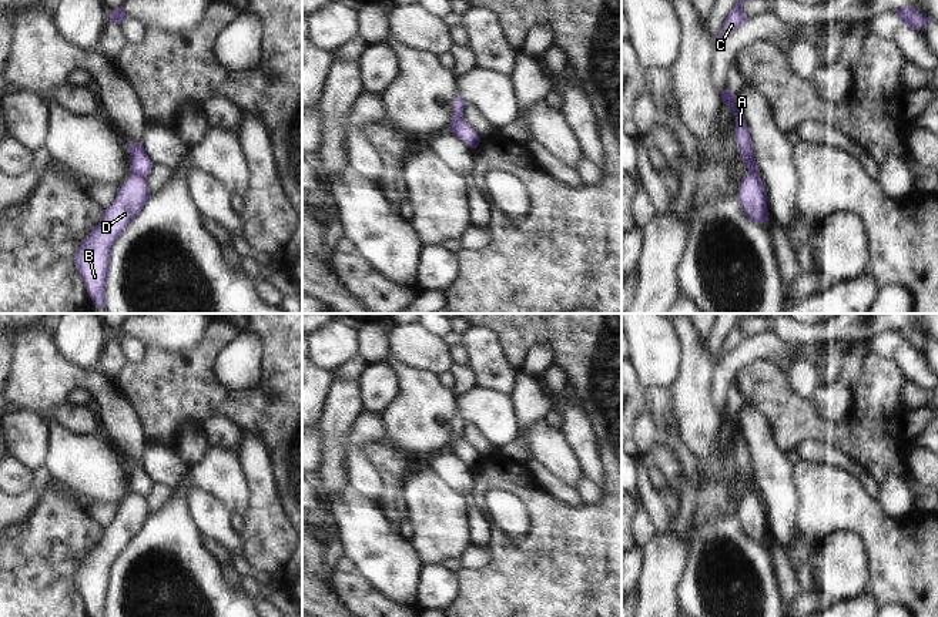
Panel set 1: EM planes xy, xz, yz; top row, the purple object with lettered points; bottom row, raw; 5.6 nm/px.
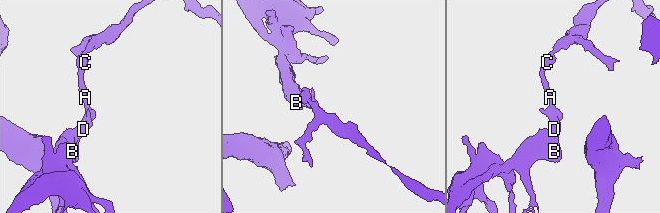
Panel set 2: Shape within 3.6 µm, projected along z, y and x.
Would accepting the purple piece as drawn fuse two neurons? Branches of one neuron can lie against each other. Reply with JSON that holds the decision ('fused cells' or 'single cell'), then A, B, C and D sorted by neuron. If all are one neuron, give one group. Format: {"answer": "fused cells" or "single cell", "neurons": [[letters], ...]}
{"answer": "fused cells", "neurons": [["A", "C"], ["B", "D"]]}

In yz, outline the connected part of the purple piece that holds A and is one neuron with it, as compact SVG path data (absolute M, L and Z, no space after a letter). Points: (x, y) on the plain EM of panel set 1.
M723 409L721 418L726 425L730 426L733 435L736 436L736 460L738 466L738 473L748 487L750 492L758 493L760 487L756 480L756 470L753 467L753 460L750 457L750 450L747 447L744 435L740 432L736 418L731 409Z

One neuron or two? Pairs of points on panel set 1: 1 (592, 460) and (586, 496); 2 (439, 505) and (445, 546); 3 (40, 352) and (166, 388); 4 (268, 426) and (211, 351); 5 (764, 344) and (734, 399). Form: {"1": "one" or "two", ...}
{"1": "two", "2": "one", "3": "two", "4": "one", "5": "two"}

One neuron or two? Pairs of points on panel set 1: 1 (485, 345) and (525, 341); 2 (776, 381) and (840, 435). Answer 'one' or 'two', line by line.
1: two
2: one

